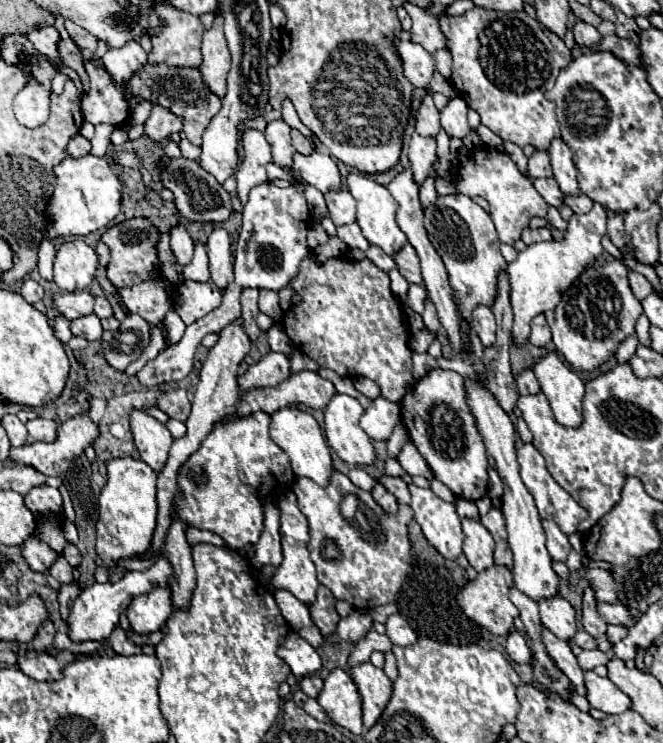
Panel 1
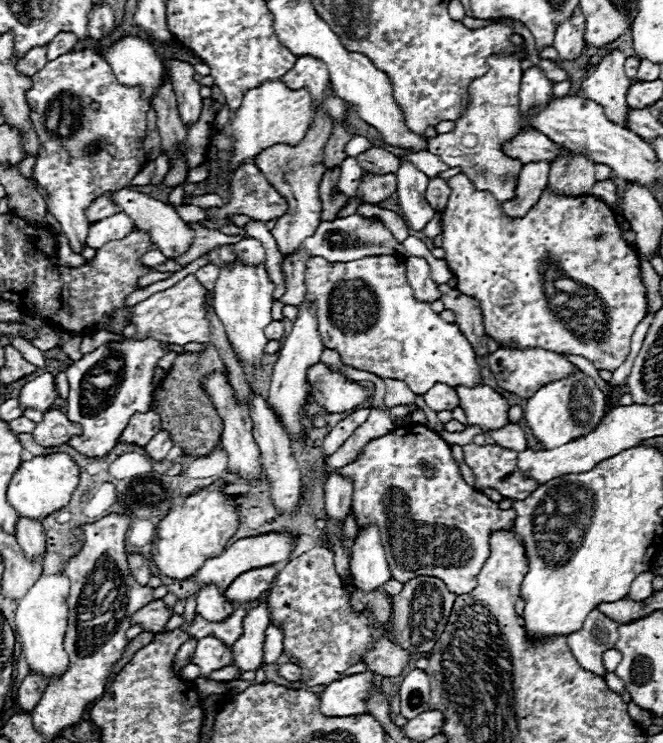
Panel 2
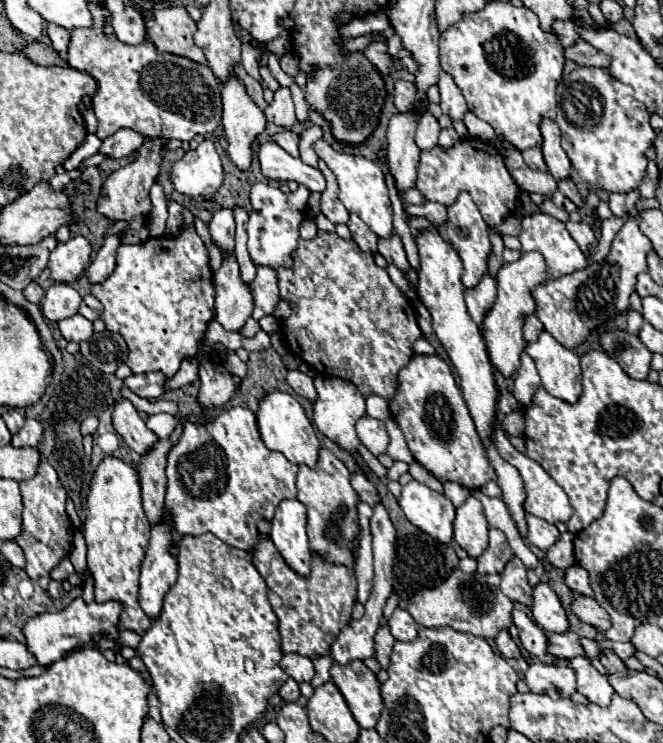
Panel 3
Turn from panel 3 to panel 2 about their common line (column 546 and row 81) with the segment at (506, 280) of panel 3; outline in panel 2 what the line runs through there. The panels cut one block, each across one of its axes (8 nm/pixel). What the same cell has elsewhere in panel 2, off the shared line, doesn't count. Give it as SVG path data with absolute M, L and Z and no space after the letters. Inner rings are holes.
M280 80L264 82L260 88L252 88L244 96L234 118L230 120L230 128L234 136L234 152L228 158L226 166L220 170L220 176L232 174L244 162L254 162L254 158L270 146L298 144L306 136L306 130L310 128L310 112L312 112L310 102L312 102L310 92L306 88L290 90Z

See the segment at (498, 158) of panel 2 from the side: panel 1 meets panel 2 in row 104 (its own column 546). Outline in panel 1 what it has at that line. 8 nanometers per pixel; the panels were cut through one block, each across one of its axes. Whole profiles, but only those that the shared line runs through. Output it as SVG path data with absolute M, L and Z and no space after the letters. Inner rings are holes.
M524 444L518 452L518 464L520 464L520 476L522 476L522 482L524 486L528 488L528 492L534 496L534 502L536 502L536 508L540 512L540 518L548 518L548 520L554 520L560 530L564 534L576 534L578 530L578 524L588 516L588 512L550 476L550 472L546 470L546 464L544 464L544 458L542 454L532 446L532 444Z

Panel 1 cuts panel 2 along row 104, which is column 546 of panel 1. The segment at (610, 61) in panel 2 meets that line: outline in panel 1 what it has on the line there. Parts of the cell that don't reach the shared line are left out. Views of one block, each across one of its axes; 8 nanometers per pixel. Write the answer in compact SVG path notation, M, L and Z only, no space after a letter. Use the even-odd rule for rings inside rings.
M554 596L550 600L540 600L540 618L542 624L560 640L572 640L578 626L576 626L576 616L574 608L564 600L562 596Z

